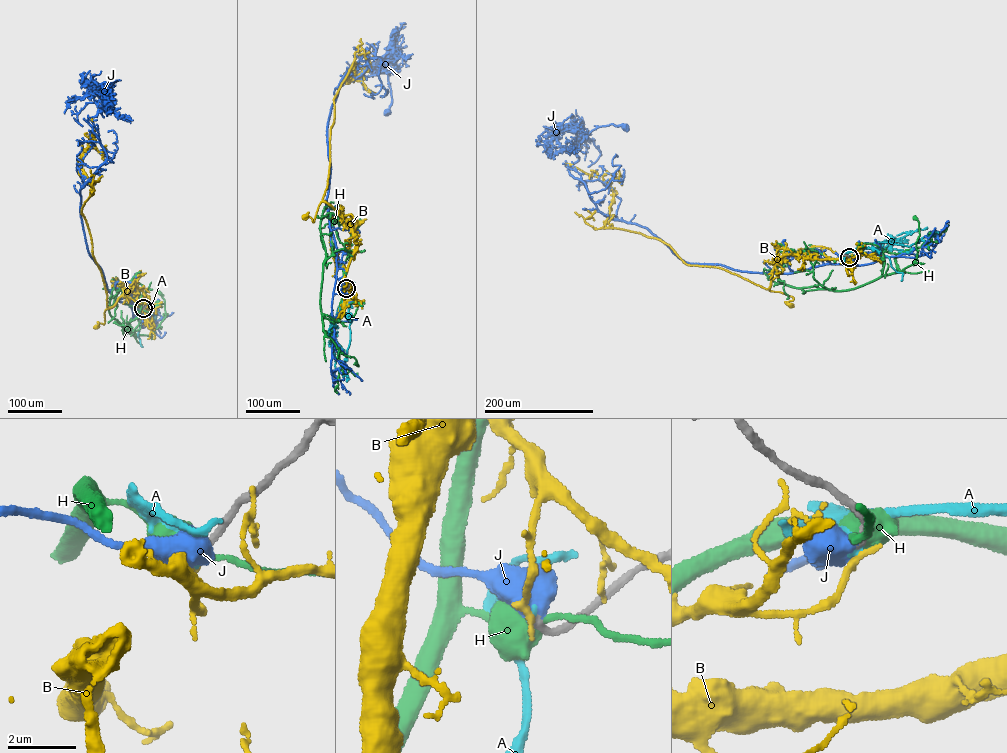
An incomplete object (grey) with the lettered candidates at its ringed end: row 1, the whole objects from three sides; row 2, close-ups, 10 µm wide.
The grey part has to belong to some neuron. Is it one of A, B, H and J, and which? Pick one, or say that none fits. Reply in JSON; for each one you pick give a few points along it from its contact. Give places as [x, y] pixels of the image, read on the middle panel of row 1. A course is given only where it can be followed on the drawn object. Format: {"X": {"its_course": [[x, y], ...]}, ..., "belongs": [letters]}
{"J": {"its_course": [[346, 288], [326, 205], [327, 130], [340, 80], [378, 58], [372, 45], [370, 57], [386, 60], [386, 113]]}, "belongs": ["J"]}

